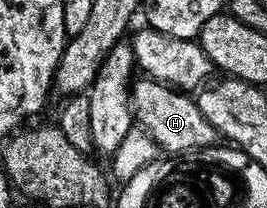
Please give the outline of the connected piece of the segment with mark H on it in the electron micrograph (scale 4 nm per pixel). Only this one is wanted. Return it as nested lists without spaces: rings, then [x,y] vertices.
[[[149,78],[137,79],[131,87],[131,105],[135,121],[147,132],[157,147],[180,154],[213,147],[218,135],[212,125],[203,118],[197,103],[181,91]]]

